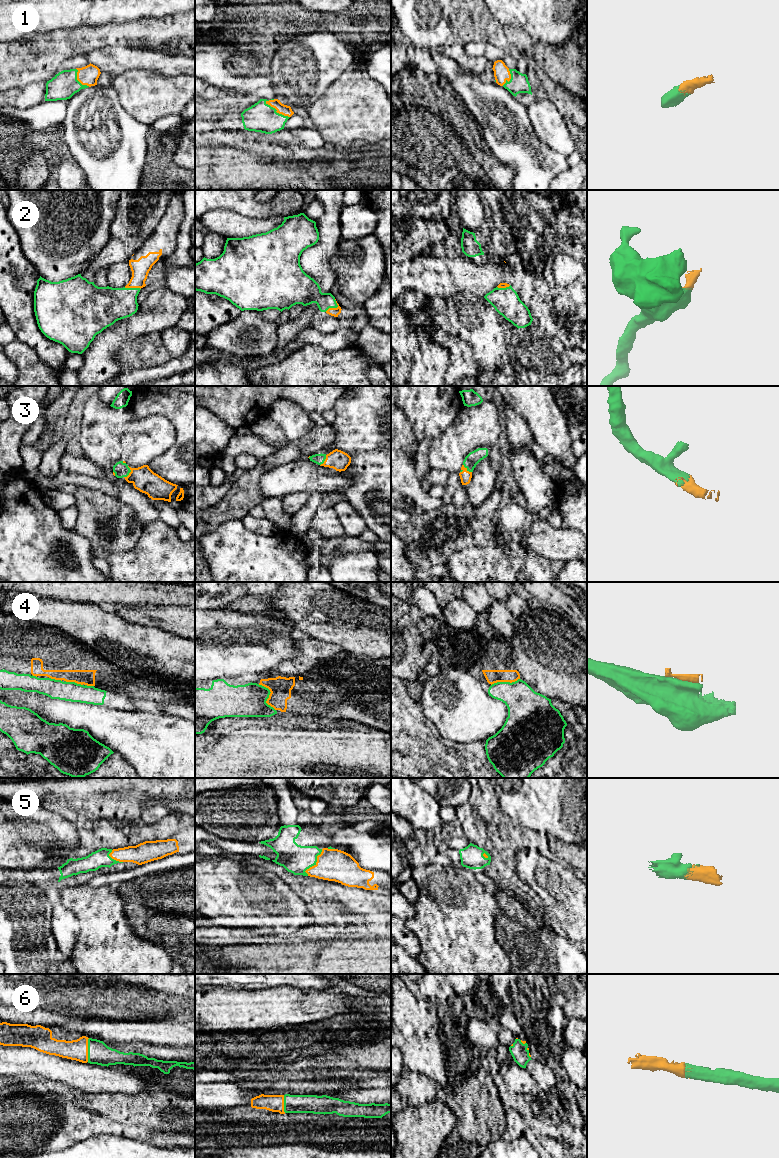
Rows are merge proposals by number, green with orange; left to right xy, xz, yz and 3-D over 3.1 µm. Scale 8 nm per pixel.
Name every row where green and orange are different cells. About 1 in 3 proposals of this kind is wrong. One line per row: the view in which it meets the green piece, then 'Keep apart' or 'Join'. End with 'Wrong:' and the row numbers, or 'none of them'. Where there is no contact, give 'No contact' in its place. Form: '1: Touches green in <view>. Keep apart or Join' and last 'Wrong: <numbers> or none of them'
1: Touches green in xz. Join
2: Touches green in xz. Join
3: Touches green in xy. Join
4: Touches green in xz. Keep apart
5: Touches green in xz. Join
6: Touches green in xy. Join
Wrong: 4

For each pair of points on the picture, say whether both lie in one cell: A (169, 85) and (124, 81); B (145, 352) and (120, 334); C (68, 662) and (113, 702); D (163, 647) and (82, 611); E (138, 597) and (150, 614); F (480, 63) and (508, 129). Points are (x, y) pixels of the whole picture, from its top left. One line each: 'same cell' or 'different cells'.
A: same cell
B: different cells
C: different cells
D: same cell
E: different cells
F: different cells

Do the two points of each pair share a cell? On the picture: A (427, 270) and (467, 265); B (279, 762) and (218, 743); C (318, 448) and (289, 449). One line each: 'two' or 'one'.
A: one
B: one
C: two

